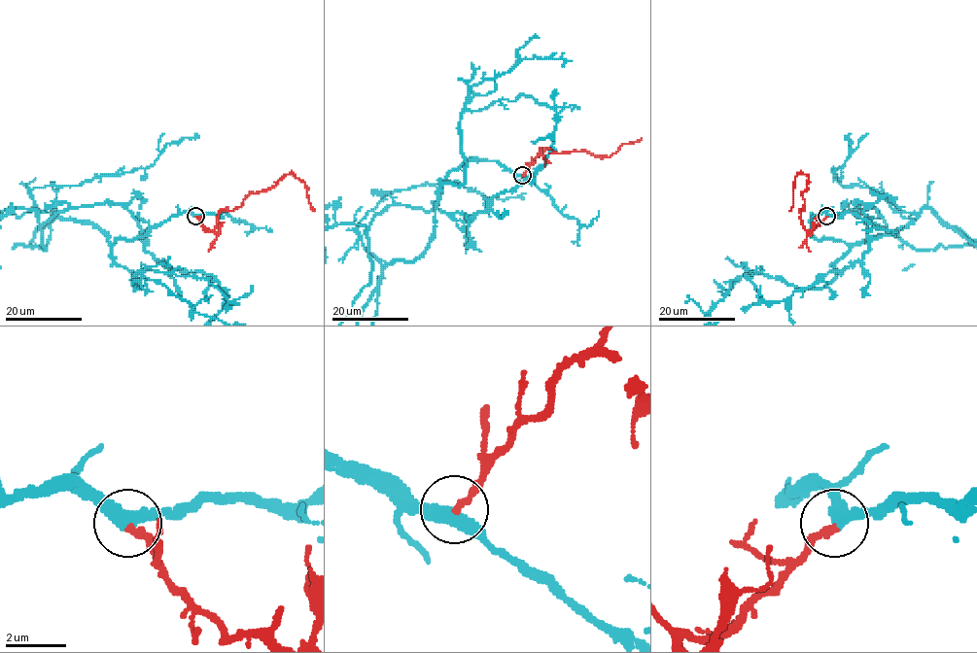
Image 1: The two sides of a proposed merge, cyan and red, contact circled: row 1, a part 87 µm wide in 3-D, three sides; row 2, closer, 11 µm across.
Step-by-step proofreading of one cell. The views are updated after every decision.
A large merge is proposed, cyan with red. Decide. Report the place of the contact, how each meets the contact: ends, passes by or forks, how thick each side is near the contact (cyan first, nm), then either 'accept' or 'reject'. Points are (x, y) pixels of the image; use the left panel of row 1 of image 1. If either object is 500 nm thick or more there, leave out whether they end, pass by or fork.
(195, 216) | cyan passes by | red ends | 400/240 nm | accept

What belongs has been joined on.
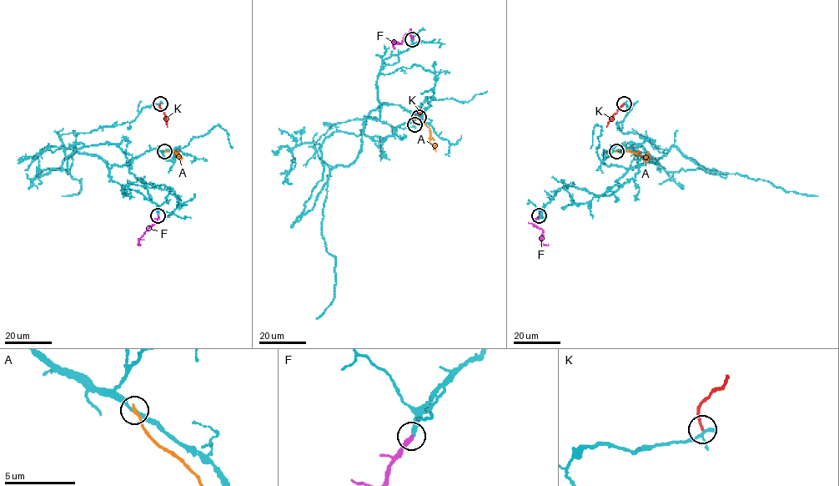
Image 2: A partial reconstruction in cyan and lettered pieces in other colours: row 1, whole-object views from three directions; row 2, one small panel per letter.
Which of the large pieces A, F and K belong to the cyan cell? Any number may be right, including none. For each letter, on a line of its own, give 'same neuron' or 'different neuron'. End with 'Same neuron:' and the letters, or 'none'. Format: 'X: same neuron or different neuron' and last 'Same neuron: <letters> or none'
A: different neuron
F: same neuron
K: different neuron
Same neuron: F

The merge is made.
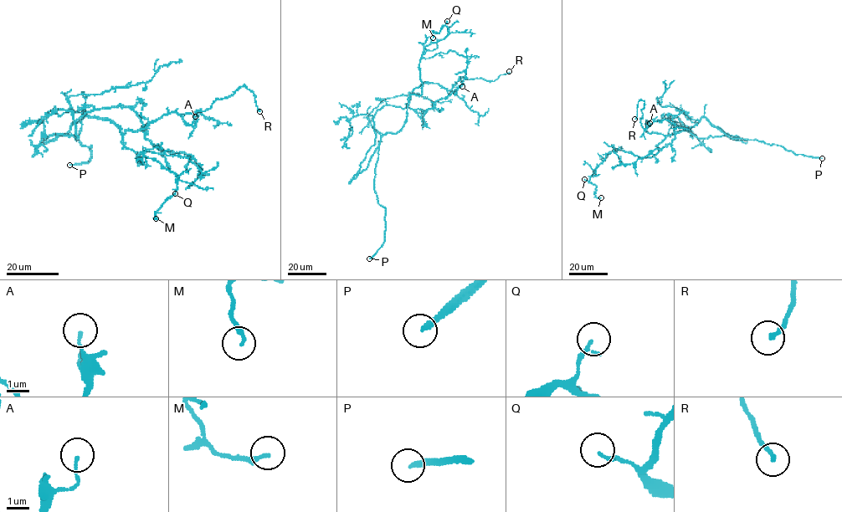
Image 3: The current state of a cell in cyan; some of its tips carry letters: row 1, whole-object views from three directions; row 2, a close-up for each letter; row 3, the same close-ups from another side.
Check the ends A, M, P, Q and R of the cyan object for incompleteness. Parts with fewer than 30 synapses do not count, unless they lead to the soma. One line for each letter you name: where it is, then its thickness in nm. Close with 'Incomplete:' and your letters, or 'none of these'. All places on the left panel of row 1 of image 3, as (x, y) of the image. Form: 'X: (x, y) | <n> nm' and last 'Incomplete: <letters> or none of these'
P: (69, 165) | 240 nm
Incomplete: P

